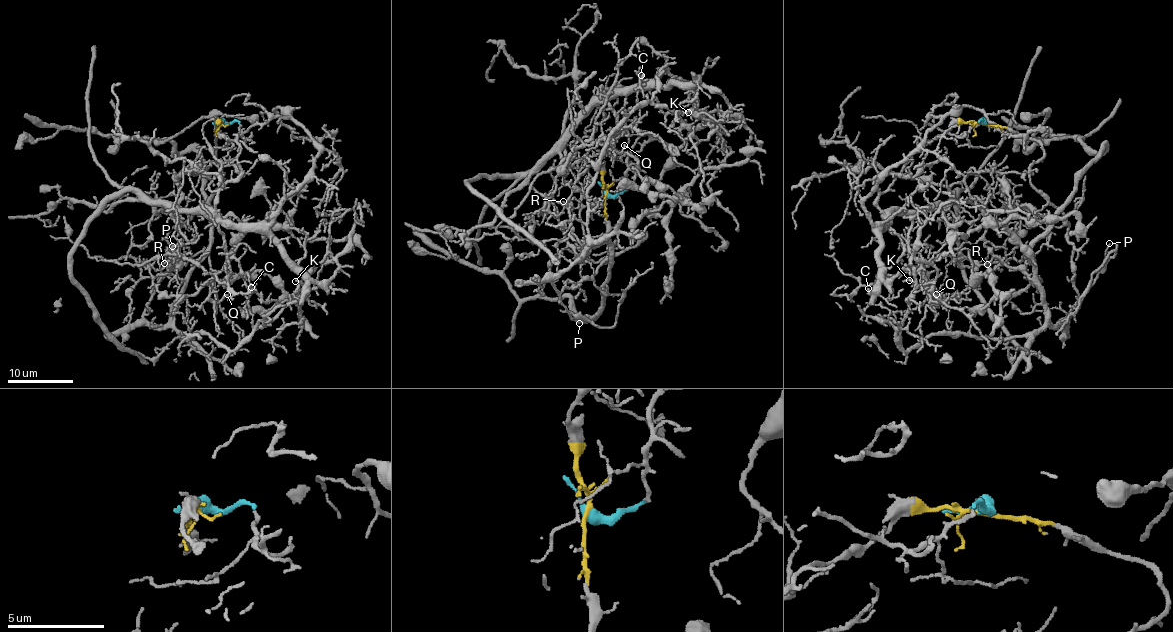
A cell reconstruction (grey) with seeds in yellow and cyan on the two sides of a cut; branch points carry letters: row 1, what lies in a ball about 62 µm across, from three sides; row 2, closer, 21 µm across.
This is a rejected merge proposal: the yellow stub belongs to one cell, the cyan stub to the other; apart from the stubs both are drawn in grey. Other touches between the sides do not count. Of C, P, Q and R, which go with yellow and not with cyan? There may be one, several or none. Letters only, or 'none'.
C, P, R

